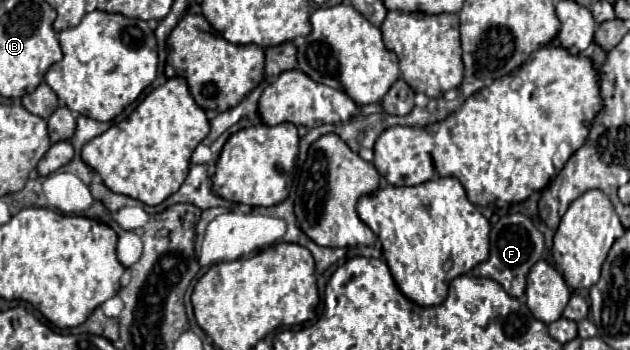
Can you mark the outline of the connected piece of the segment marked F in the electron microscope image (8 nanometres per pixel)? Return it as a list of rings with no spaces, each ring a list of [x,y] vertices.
[[[516,213],[500,217],[500,221],[490,231],[490,257],[488,261],[476,265],[472,275],[494,279],[506,289],[506,293],[522,299],[526,291],[526,275],[532,269],[532,265],[540,259],[542,249],[544,249],[544,237],[526,215]]]

